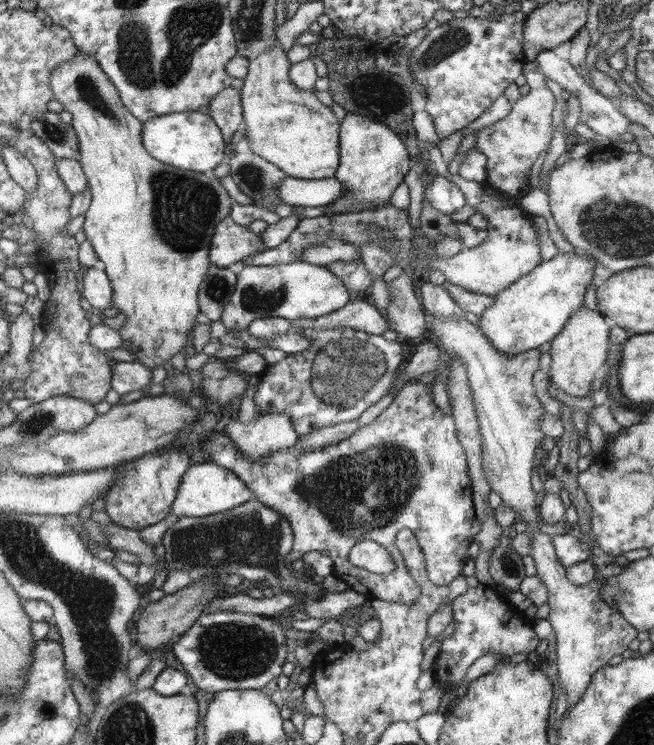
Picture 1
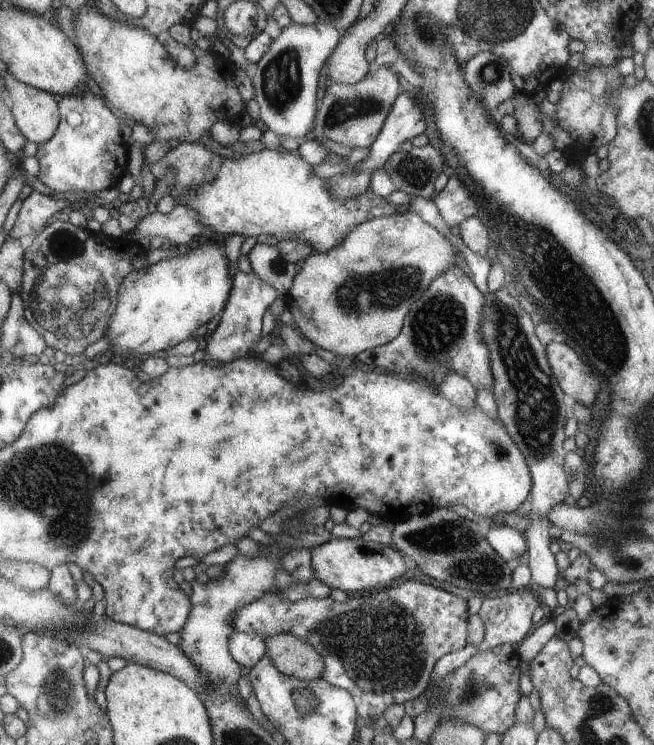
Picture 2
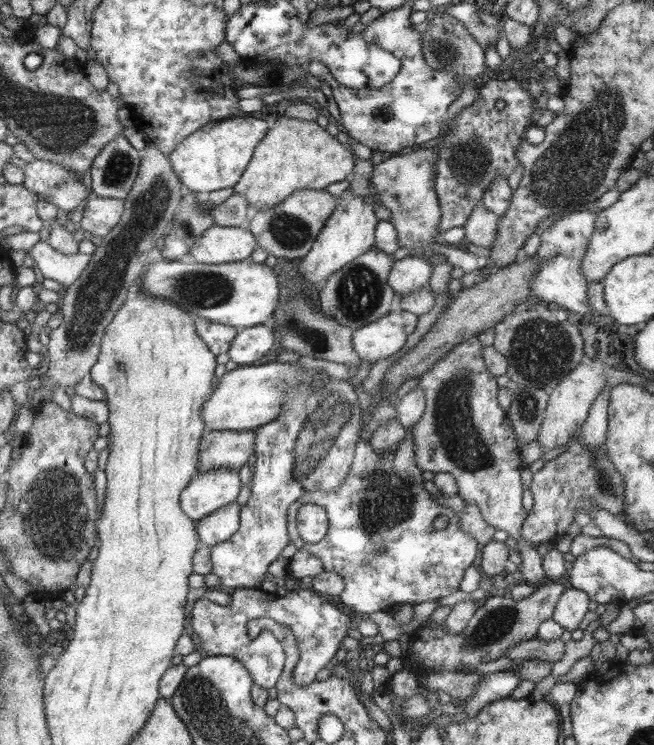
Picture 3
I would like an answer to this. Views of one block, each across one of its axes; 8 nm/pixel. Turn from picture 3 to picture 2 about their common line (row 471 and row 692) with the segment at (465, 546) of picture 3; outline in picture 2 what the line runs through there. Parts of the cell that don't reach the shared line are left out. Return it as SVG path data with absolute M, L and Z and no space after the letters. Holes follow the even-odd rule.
M406 580L384 591L364 592L344 603L331 597L292 603L280 594L266 593L242 606L232 626L264 638L289 633L310 643L326 664L321 680L349 691L357 714L375 721L393 703L404 704L420 697L431 682L437 660L467 646L470 620L466 610L466 600L421 581Z

